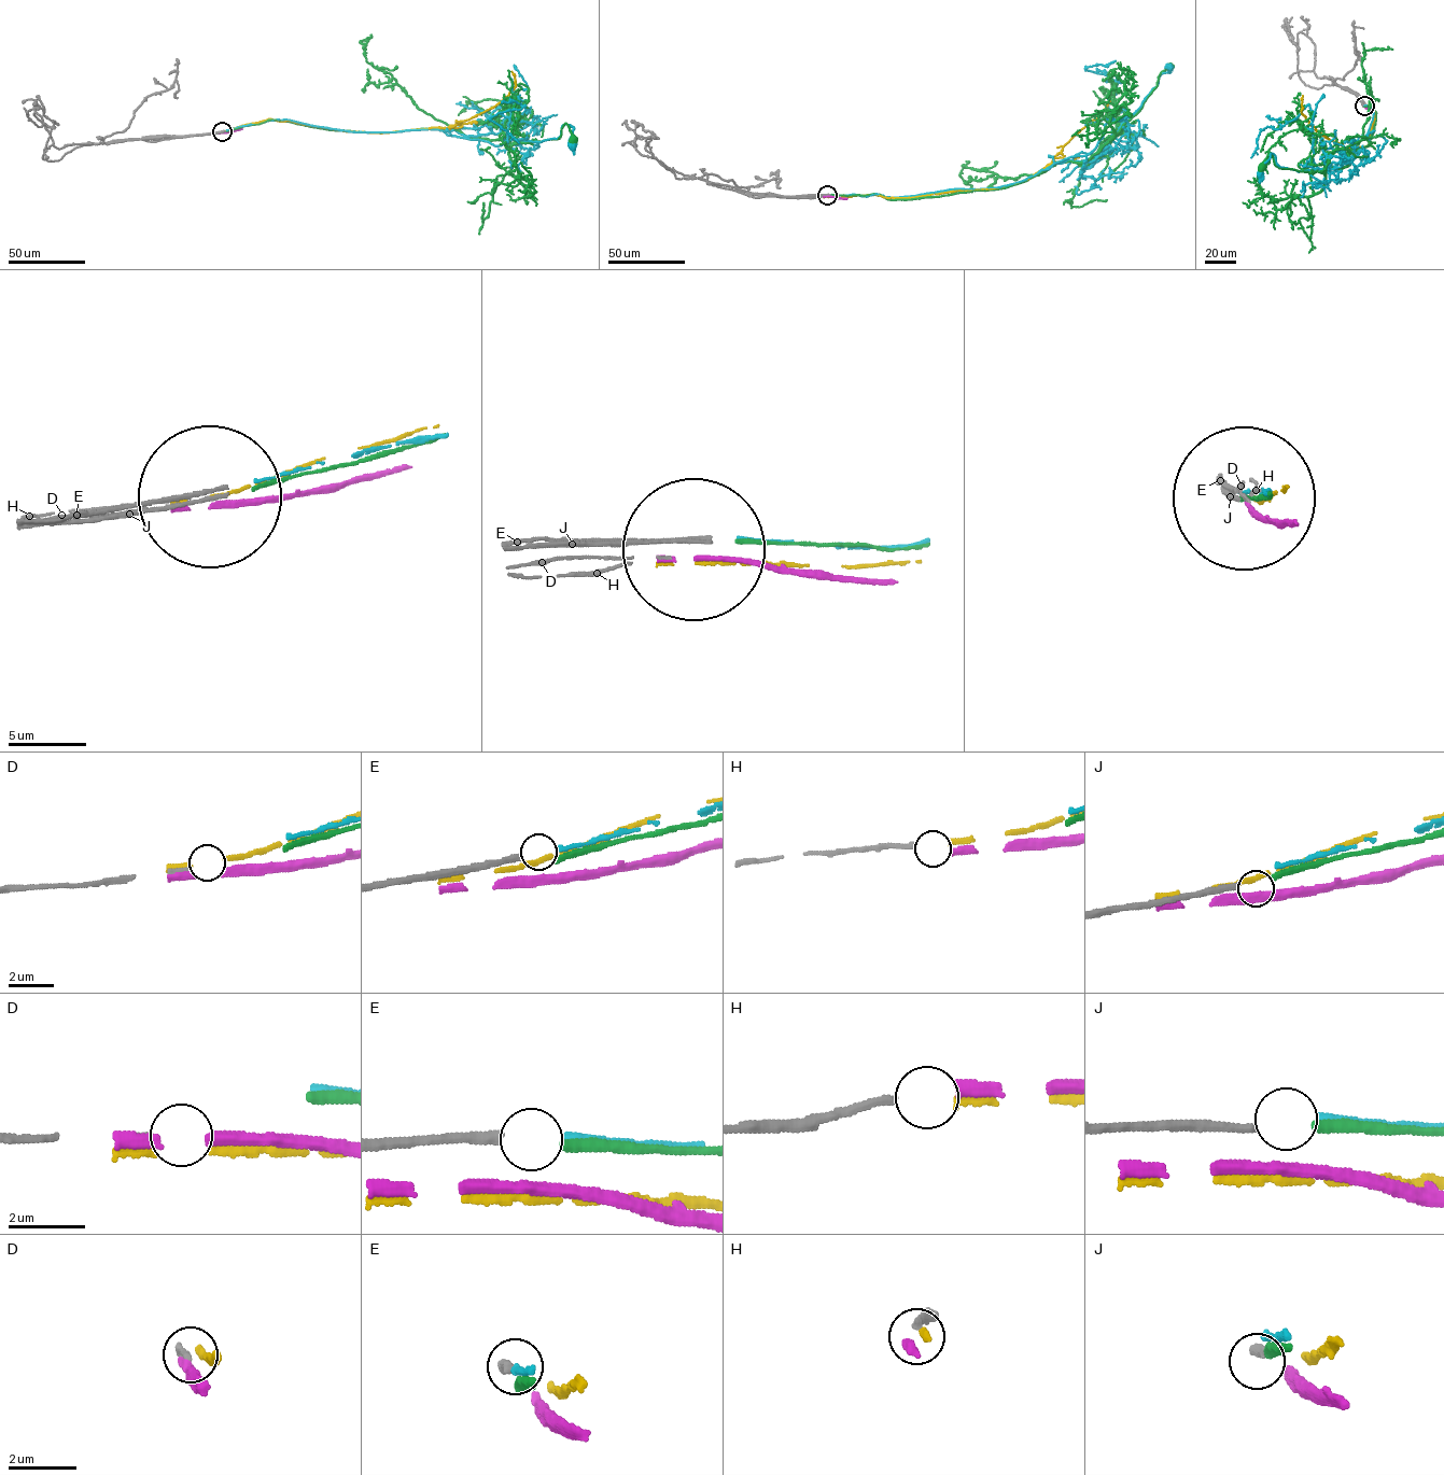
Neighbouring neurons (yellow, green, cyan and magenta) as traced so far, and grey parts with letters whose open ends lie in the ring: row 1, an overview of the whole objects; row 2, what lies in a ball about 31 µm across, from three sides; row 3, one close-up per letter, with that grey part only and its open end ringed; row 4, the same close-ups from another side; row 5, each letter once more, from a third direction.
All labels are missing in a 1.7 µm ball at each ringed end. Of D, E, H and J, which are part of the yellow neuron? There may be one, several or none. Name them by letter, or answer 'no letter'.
H

